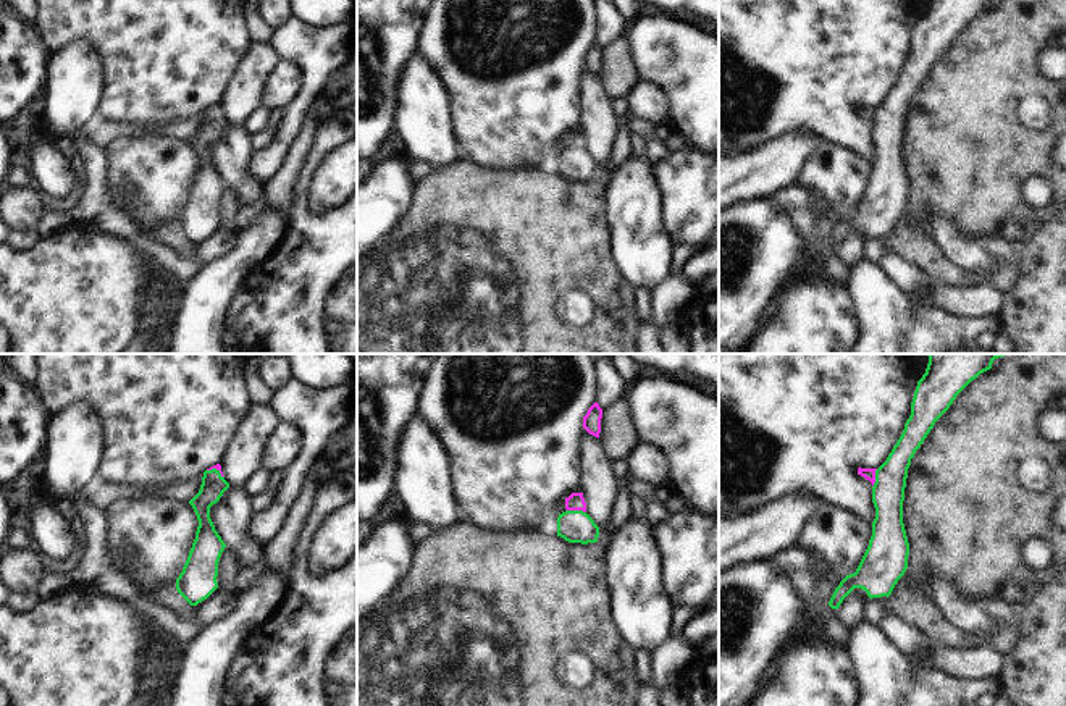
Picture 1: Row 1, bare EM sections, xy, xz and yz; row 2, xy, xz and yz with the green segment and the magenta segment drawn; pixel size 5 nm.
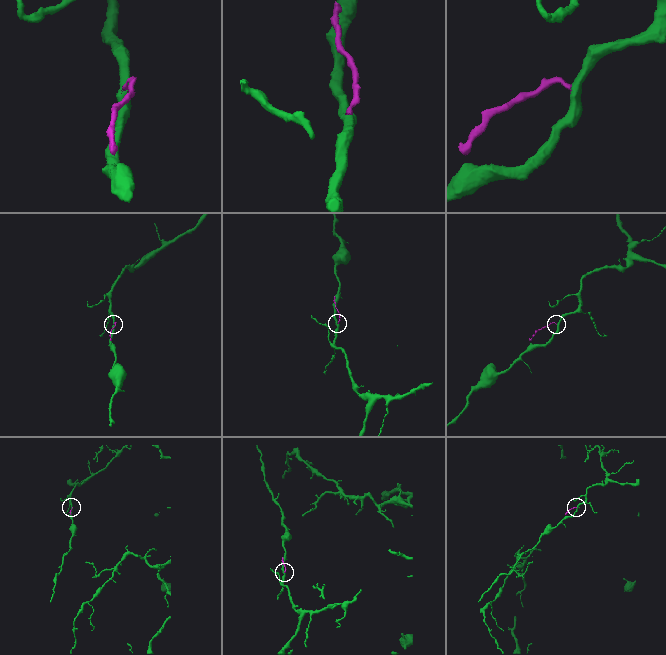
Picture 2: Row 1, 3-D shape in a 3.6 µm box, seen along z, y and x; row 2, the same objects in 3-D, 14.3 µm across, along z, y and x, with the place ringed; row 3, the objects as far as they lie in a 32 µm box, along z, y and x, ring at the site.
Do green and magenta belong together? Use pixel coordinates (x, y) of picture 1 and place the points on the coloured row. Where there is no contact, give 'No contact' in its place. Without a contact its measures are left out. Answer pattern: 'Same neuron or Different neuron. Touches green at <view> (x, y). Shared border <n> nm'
Same neuron. Touches green at xz (577, 511). Shared border 100 nm.

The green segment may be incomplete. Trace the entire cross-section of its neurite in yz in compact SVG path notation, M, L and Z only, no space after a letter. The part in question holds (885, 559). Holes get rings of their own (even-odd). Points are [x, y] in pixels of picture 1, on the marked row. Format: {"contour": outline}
{"contour": "M929 354L925 373L914 391L911 415L887 460L879 469L858 469L858 475L872 483L872 536L856 572L835 588L829 601L832 609L838 609L854 588L864 590L871 599L892 595L908 569L903 501L911 459L956 396L990 370L995 359L1005 355L1008 354Z"}

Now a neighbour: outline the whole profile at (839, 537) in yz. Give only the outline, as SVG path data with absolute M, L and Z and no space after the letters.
M832 502L808 517L798 544L846 577L854 574L872 536L872 522Z

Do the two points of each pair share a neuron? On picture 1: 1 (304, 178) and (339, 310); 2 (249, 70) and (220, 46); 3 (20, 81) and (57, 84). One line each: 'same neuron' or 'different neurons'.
1: same neuron
2: different neurons
3: different neurons

